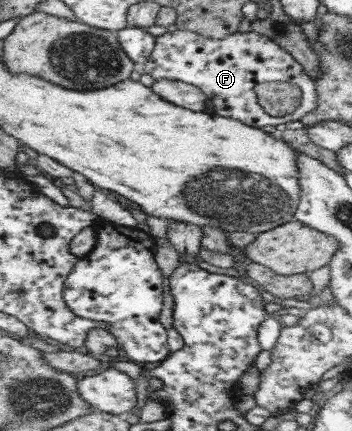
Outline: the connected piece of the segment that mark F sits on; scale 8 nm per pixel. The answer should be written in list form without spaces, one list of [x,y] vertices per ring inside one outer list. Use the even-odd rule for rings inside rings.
[[[177,28],[173,32],[166,32],[157,37],[157,44],[148,62],[140,68],[142,73],[146,73],[154,80],[169,79],[181,80],[193,86],[198,86],[209,98],[210,107],[213,112],[227,118],[236,118],[241,122],[248,123],[249,126],[277,126],[277,124],[287,124],[293,120],[301,120],[309,112],[313,112],[319,106],[319,93],[317,93],[316,80],[309,76],[305,68],[296,60],[296,57],[286,51],[280,43],[276,43],[268,36],[259,34],[253,30],[248,32],[237,32],[223,39],[207,38],[205,35]],[[265,80],[285,80],[293,82],[303,88],[303,108],[299,108],[293,116],[295,118],[273,118],[269,116],[258,100],[258,84]]]

